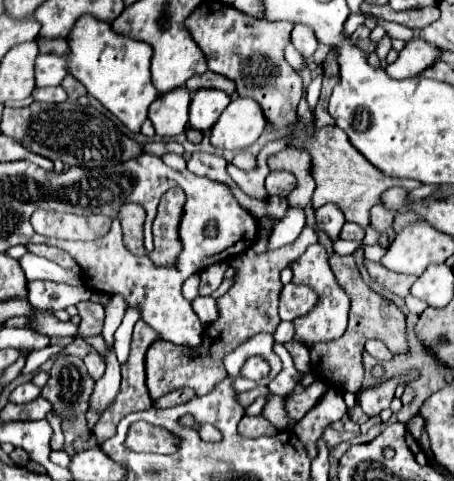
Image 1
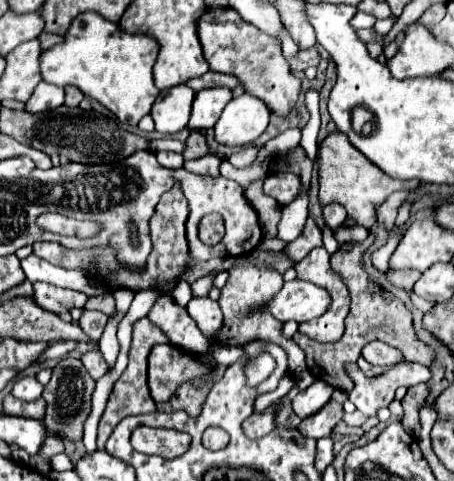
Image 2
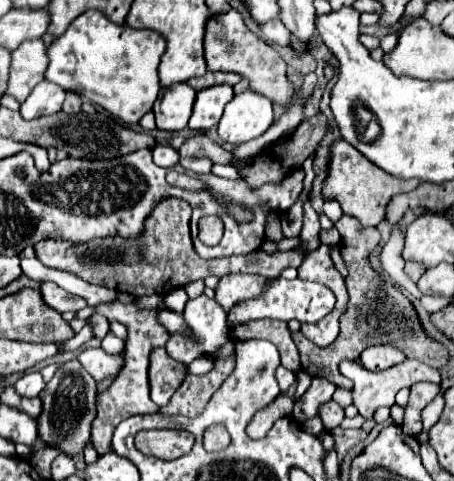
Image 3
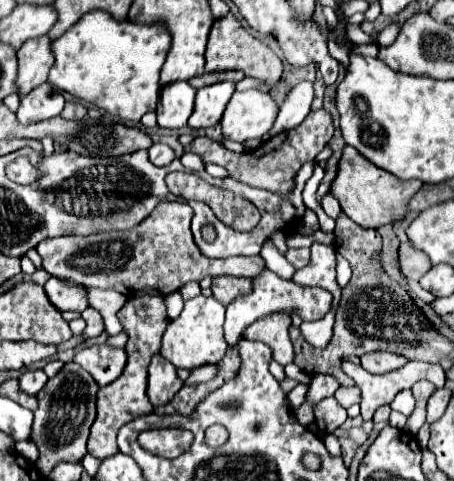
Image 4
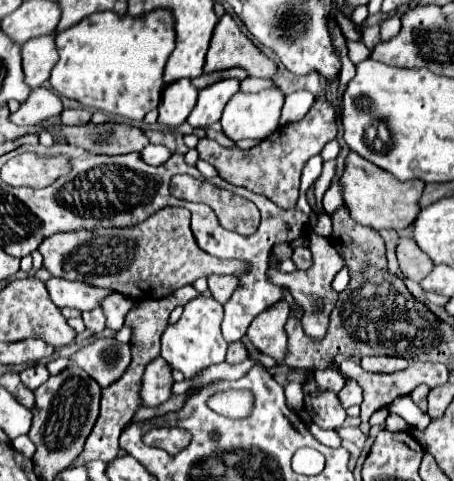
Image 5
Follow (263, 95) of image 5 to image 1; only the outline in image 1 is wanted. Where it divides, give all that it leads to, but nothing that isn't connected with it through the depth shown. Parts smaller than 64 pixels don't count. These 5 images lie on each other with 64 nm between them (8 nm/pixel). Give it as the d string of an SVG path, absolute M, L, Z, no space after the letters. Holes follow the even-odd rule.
M236 98L212 126L210 144L218 150L244 150L258 140L264 126L260 106L250 98Z

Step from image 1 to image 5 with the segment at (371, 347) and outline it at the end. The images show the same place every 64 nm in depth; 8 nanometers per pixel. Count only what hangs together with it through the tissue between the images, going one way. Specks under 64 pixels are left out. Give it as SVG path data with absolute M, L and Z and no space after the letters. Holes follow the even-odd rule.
M366 356L362 358L362 368L368 372L398 372L404 370L410 362L394 356Z

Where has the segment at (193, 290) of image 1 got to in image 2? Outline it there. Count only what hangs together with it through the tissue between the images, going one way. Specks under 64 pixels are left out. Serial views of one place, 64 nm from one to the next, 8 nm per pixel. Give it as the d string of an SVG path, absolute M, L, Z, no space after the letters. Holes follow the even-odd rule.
M180 282L178 288L176 288L176 292L172 292L172 296L174 296L174 300L178 304L184 304L186 306L186 302L192 298L192 286L188 282Z

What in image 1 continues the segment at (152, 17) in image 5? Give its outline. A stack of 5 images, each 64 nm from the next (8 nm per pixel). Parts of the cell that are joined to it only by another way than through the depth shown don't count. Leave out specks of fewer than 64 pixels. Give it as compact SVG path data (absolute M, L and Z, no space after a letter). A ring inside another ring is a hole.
M82 16L76 22L74 32L68 36L70 54L68 60L56 54L36 56L36 88L58 86L66 72L74 74L76 80L86 84L90 96L94 96L104 108L108 108L128 130L140 132L146 120L148 106L156 100L156 88L150 82L150 58L152 48L140 40L114 34L110 24L94 20L92 16Z

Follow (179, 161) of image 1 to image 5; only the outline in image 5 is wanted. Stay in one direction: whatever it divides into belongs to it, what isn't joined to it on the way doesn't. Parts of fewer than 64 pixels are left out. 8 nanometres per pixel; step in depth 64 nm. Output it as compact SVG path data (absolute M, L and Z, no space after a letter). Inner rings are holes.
M148 144L148 146L142 150L144 162L148 162L148 164L152 164L152 166L164 164L170 156L172 156L172 152L170 152L166 146L162 146L162 144Z

